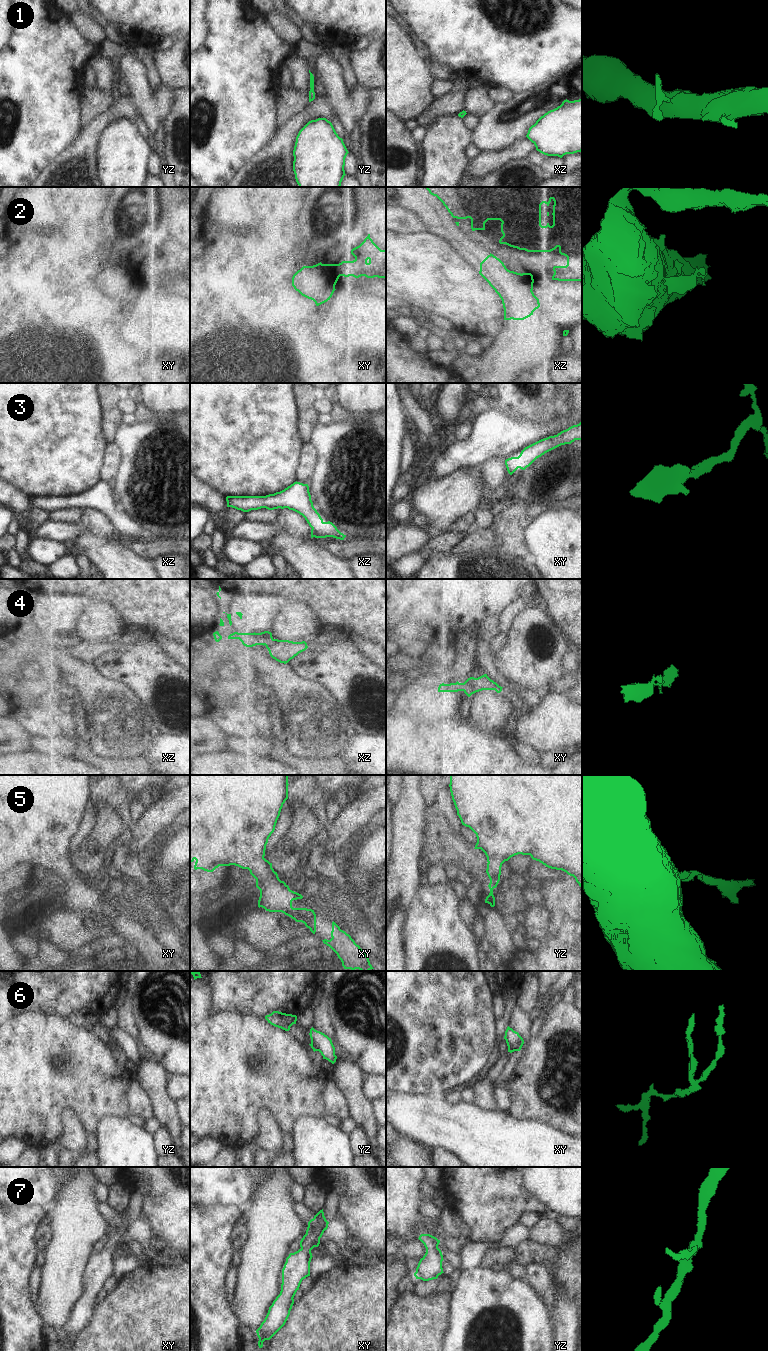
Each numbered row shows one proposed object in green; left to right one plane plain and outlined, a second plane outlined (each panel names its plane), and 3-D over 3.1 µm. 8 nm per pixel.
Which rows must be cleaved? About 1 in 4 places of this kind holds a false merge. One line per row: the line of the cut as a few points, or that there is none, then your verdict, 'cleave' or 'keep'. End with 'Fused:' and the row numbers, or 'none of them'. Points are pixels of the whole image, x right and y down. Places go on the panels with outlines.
1: cut none; keep
2: cut xy (321, 264), (324, 272), (334, 285); cleave
3: cut none; keep
4: cut none; keep
5: cut none; keep
6: cut xy (521, 1037), (515, 1046), (515, 1050); cleave
7: cut none; keep
Fused: 2, 6

